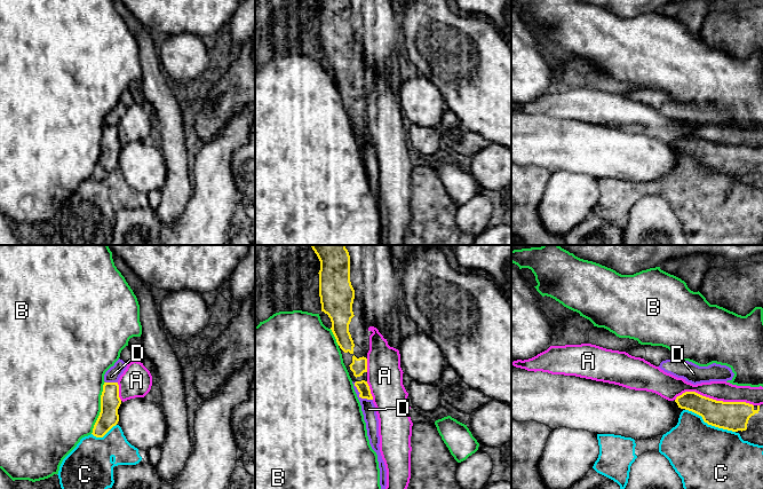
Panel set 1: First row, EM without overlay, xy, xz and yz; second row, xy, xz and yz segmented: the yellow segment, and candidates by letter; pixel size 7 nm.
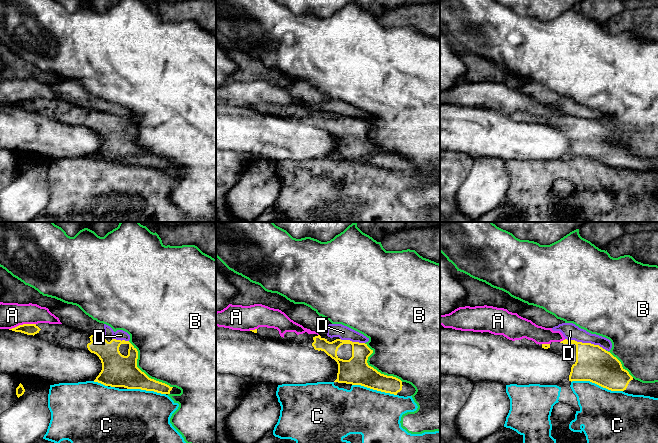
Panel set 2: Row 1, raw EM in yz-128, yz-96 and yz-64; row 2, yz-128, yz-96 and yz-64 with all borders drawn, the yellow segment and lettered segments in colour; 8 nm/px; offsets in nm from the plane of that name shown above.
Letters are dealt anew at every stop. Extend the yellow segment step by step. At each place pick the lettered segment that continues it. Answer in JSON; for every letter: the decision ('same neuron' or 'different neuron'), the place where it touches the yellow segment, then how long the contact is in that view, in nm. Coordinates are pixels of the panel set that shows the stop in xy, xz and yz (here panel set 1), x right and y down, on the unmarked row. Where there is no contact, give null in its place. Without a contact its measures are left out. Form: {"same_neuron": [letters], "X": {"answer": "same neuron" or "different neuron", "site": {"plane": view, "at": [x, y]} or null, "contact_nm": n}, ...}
{"same_neuron": [], "A": {"answer": "different neuron", "site": {"plane": "yz", "at": [714, 143]}, "contact_nm": 550}, "B": {"answer": "different neuron", "site": {"plane": "xy", "at": [101, 151]}, "contact_nm": 380}, "C": {"answer": "different neuron", "site": {"plane": "yz", "at": [709, 167]}, "contact_nm": 380}, "D": {"answer": "different neuron", "site": {"plane": "xz", "at": [359, 139]}, "contact_nm": 180}}

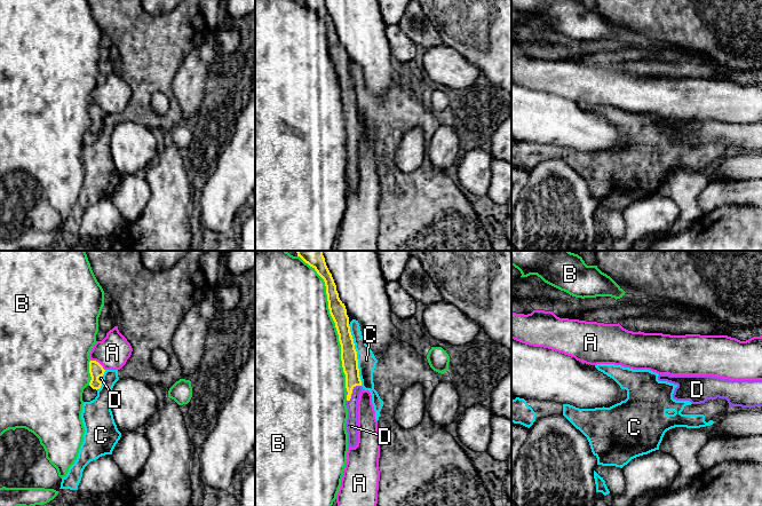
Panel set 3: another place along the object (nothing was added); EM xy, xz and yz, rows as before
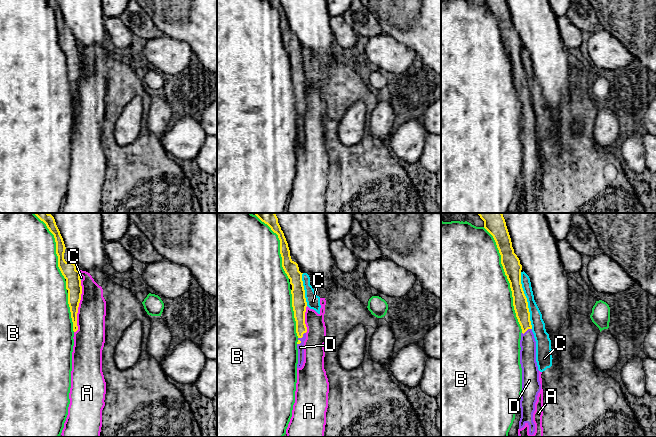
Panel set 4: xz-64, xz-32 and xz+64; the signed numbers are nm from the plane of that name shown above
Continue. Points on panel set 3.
{"same_neuron": ["D"], "A": {"answer": "different neuron", "site": {"plane": "xy", "at": [98, 107]}, "contact_nm": 130}, "B": {"answer": "different neuron", "site": {"plane": "xz", "at": [334, 65]}, "contact_nm": 1000}, "C": {"answer": "different neuron", "site": {"plane": "xz", "at": [356, 99]}, "contact_nm": 440}, "D": {"answer": "same neuron", "site": {"plane": "xz", "at": [351, 135]}, "contact_nm": 160}}

